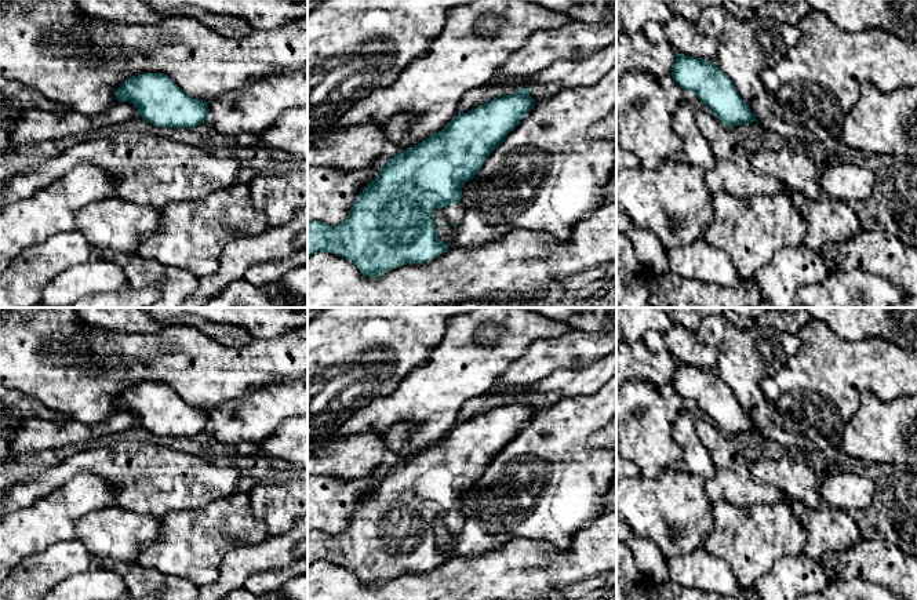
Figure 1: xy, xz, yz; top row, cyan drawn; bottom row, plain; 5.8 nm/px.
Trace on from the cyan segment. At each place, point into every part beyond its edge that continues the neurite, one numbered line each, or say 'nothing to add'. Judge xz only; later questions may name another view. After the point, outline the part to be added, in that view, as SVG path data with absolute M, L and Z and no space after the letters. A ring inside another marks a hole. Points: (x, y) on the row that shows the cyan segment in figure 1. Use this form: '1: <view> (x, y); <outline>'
1: xz (454, 213); M461 203L443 208L444 217L454 223L461 222L463 218L463 206Z

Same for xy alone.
nothing to add

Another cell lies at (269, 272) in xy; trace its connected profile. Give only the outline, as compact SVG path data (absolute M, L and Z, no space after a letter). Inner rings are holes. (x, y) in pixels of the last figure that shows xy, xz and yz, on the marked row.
M308 247L299 248L291 258L274 259L250 268L244 279L252 284L272 284L279 281L287 272L308 265Z

